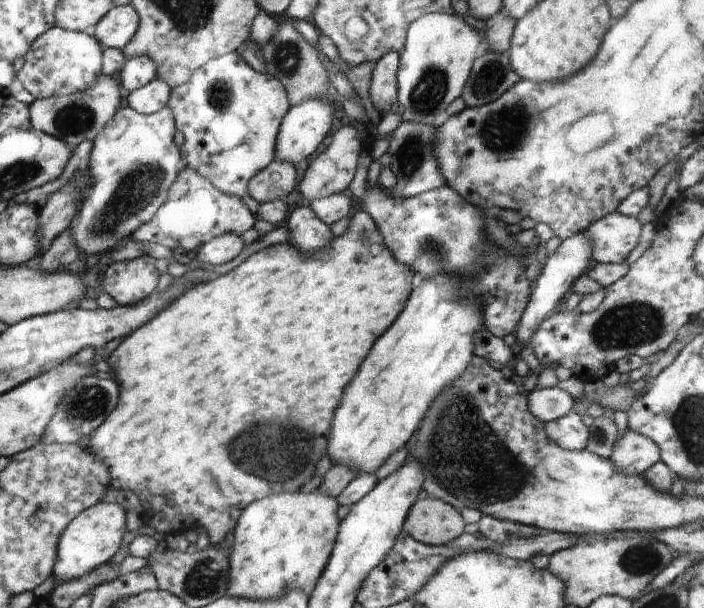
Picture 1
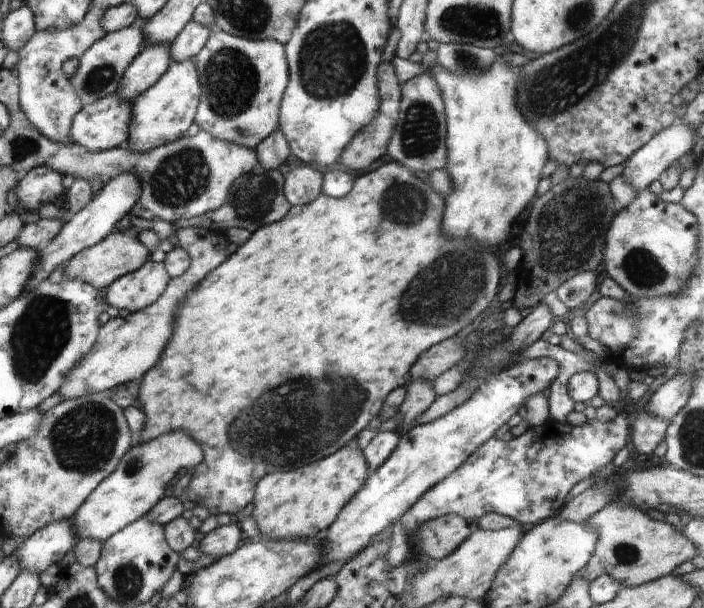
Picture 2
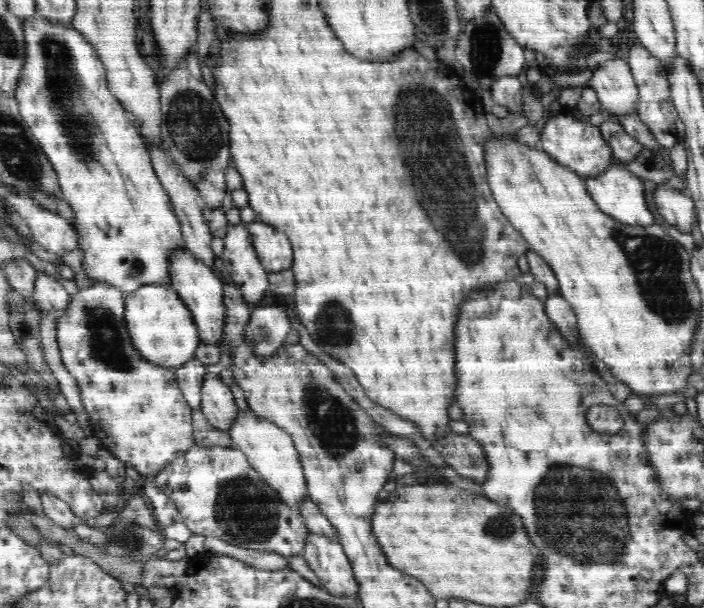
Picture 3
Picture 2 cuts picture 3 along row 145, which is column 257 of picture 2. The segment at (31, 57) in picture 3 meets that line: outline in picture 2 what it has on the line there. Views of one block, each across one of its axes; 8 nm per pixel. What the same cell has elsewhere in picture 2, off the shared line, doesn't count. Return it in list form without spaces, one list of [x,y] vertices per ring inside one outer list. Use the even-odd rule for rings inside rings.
[[[215,27],[194,60],[201,87],[201,100],[195,115],[195,122],[199,124],[200,129],[208,132],[213,138],[255,150],[264,138],[279,128],[279,109],[289,84],[289,65],[284,44],[275,39],[236,37]]]

